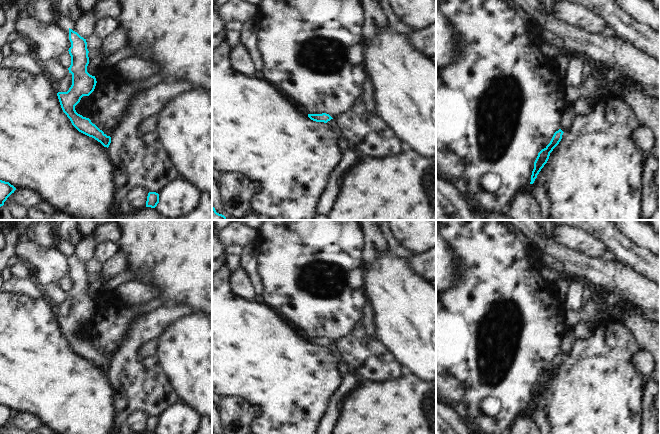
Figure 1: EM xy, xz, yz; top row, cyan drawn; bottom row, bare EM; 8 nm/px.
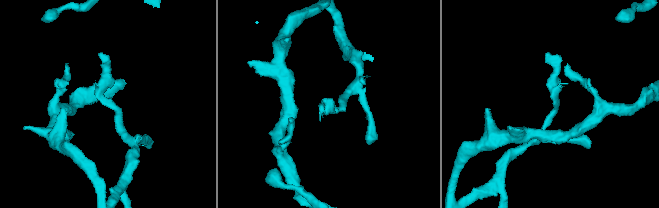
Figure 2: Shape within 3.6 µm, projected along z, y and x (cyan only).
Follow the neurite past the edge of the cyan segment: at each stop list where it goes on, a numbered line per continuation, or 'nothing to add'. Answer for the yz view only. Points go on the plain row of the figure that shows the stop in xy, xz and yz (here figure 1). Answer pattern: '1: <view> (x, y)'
nothing to add

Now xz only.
nothing to add

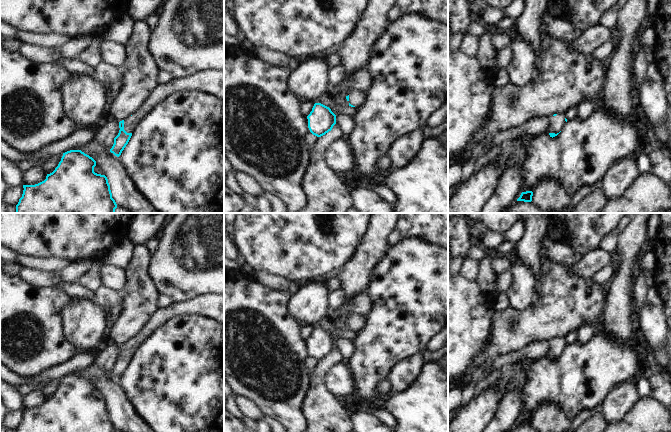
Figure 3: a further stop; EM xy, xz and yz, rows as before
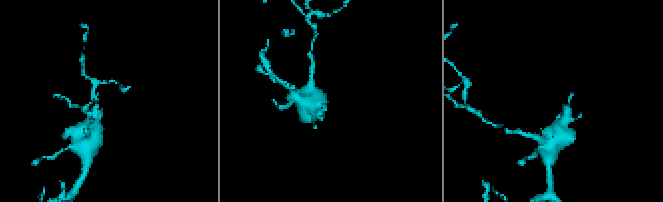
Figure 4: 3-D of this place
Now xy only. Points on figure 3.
1: xy (212, 305)

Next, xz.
1: xz (357, 322)

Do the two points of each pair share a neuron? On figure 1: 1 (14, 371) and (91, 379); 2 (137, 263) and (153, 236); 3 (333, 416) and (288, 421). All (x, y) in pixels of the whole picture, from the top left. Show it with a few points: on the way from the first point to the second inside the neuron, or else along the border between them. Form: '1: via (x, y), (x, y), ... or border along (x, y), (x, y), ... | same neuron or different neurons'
1: via (33, 371), (37, 371), (49, 379), (72, 379) | same neuron
2: via (144, 256), (153, 247), (153, 243) | same neuron
3: border along (332, 396), (325, 415), (318, 423) | different neurons

